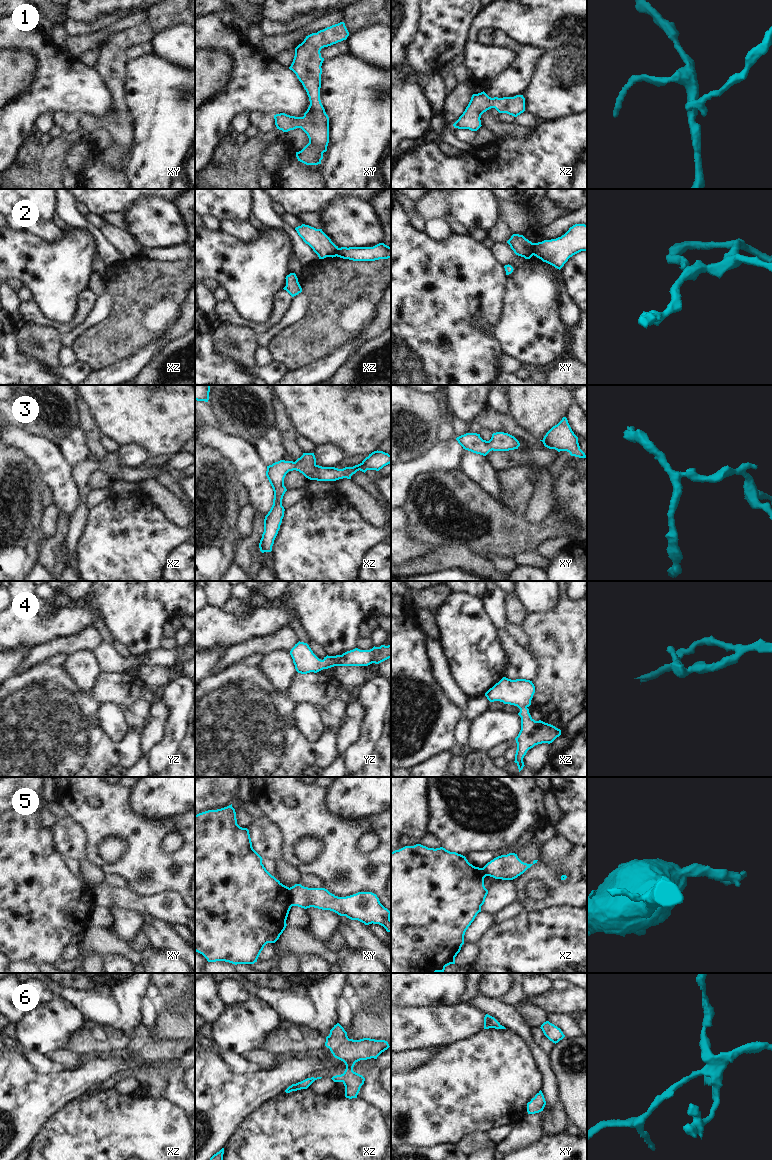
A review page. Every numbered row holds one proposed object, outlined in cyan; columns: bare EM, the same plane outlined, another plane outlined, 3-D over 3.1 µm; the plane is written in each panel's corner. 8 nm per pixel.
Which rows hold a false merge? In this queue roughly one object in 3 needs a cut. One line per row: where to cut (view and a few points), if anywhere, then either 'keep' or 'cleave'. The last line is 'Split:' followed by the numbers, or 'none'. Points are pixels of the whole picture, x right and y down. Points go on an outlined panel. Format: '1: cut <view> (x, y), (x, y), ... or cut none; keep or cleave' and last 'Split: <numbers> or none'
1: cut none; keep
2: cut xy (533, 243), (532, 254); cleave
3: cut none; keep
4: cut none; keep
5: cut xy (288, 888), (292, 905); cleave
6: cut none; keep
Split: 2, 5

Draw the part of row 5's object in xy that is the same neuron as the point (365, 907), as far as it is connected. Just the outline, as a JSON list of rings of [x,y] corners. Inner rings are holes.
[[[295,884],[289,888],[289,893],[292,906],[330,910],[365,925],[379,924],[387,932],[391,932],[391,912],[372,892],[358,892],[350,896],[338,897],[325,888],[308,888]]]

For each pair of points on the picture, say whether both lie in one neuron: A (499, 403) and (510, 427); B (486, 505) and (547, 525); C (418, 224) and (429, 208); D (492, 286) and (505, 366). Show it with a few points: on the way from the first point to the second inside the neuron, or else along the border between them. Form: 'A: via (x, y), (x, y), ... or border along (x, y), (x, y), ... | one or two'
A: border along (487, 406), (507, 413) | two
B: via (501, 520), (510, 529), (532, 529) | one
C: border along (414, 202), (414, 210), (425, 221) | two
D: border along (502, 353), (499, 359), (499, 373) | two

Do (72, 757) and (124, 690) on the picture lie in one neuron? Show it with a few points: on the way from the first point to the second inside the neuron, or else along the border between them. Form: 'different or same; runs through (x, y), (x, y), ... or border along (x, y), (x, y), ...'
same; runs through (72, 736), (72, 725), (103, 694)

